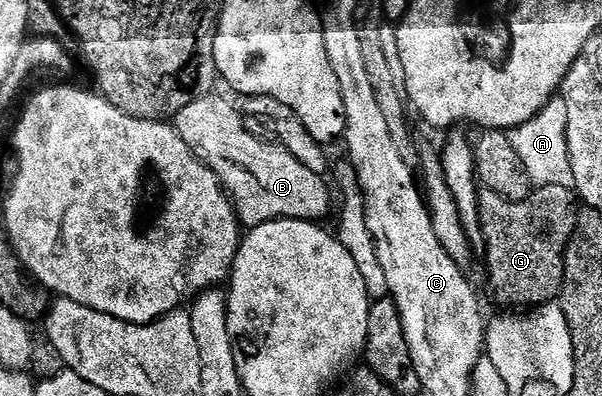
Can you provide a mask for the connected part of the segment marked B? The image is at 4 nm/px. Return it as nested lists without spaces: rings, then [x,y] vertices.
[[[212,93],[185,105],[185,109],[176,111],[173,116],[175,132],[189,145],[192,151],[202,163],[219,178],[219,184],[224,191],[231,196],[235,213],[244,228],[250,229],[268,223],[274,219],[309,219],[323,221],[323,218],[331,211],[331,191],[327,188],[327,179],[322,175],[313,173],[313,169],[305,169],[293,153],[289,153],[278,142],[266,143],[258,139],[249,128],[246,127],[244,116],[234,102],[222,99],[219,93]]]

